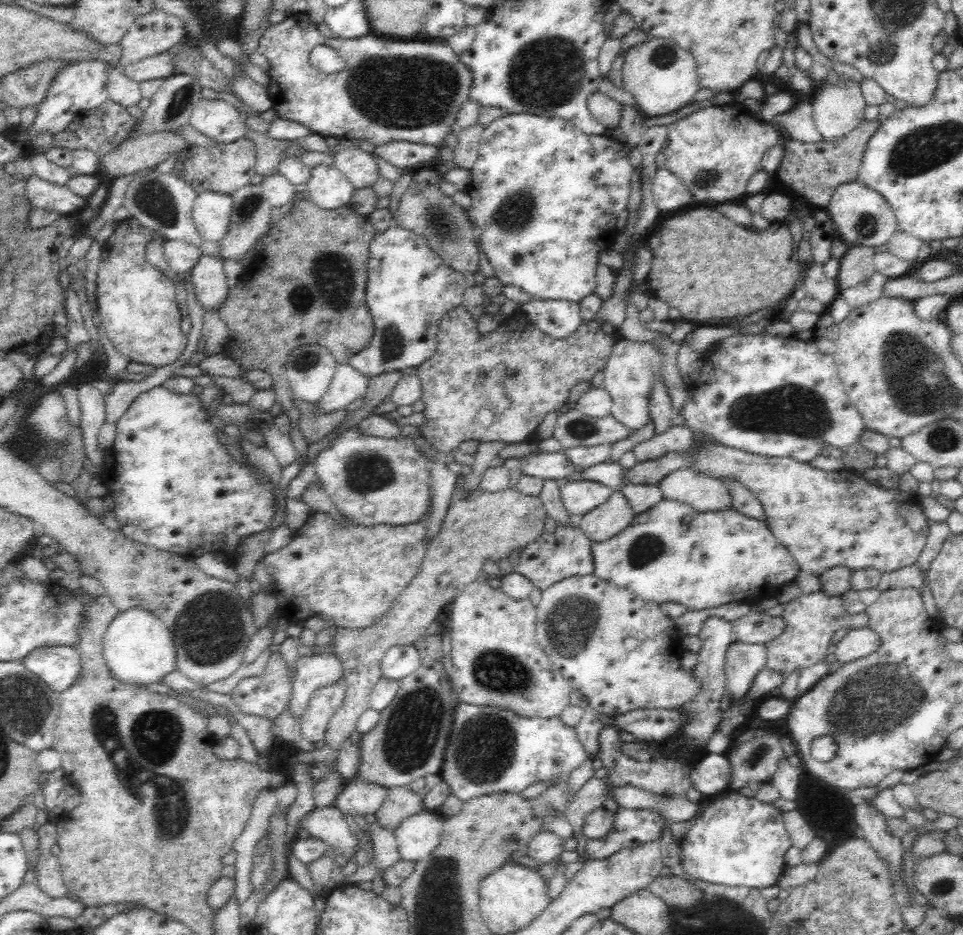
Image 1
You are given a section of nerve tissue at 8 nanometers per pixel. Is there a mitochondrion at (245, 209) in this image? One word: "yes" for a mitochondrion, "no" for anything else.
yes

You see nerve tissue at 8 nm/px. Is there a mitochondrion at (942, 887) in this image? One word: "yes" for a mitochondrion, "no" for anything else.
yes

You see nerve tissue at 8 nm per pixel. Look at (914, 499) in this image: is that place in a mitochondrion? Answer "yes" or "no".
no

